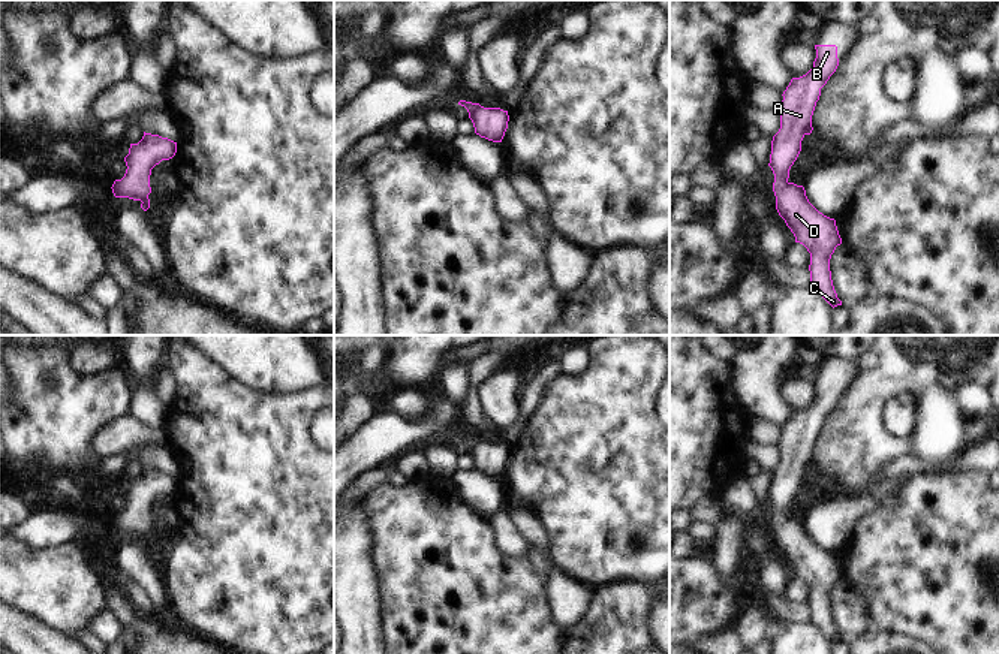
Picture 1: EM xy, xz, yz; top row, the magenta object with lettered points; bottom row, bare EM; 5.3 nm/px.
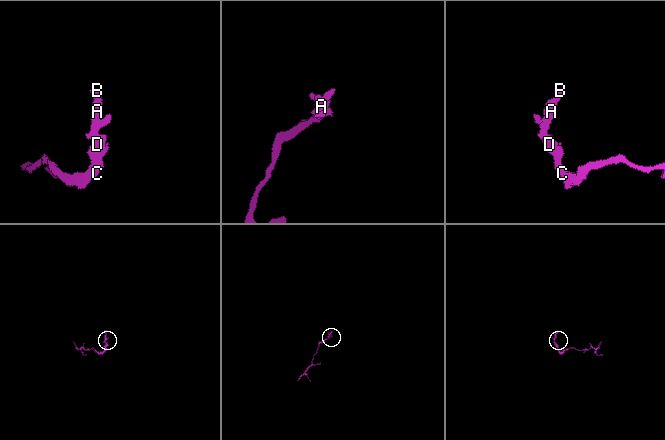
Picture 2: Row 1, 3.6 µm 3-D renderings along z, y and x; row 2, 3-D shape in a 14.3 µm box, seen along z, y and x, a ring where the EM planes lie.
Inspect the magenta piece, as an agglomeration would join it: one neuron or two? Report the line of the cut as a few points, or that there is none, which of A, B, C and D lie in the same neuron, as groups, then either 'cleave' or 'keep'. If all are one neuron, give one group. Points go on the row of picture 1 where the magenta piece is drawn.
cut none; groups A B C D; keep

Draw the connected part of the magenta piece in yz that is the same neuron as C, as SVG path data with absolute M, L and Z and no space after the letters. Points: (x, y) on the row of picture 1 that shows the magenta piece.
M815 45L813 67L800 78L792 78L779 106L780 129L773 136L770 163L774 174L773 192L776 210L795 236L810 253L810 287L833 308L842 305L833 286L830 259L842 244L836 220L819 213L807 199L803 186L789 183L789 169L801 151L801 141L810 135L812 115L821 88L839 66L836 45Z

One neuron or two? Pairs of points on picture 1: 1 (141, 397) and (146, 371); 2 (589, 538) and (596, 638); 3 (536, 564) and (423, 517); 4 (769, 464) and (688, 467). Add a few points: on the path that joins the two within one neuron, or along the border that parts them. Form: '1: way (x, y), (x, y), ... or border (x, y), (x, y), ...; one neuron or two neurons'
1: way (144, 391), (144, 377); one neuron
2: border (628, 582), (605, 582), (592, 588); two neurons
3: border (527, 560), (544, 590); two neurons
4: border (748, 437), (742, 443), (742, 452), (746, 460); two neurons

